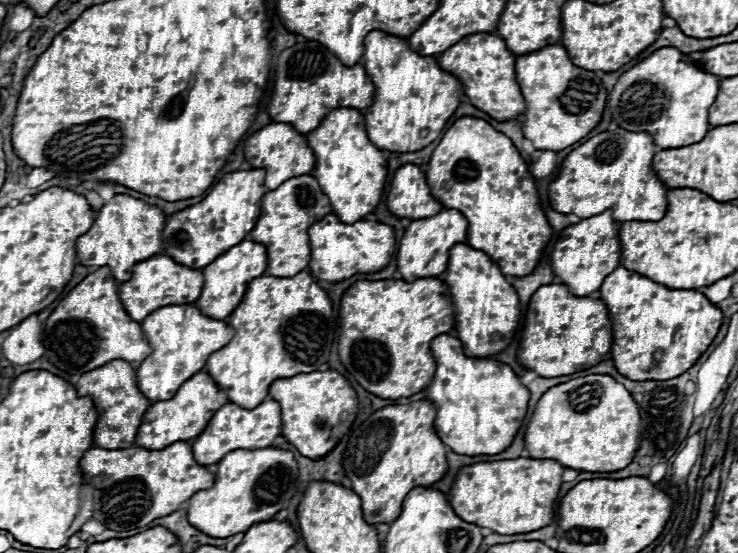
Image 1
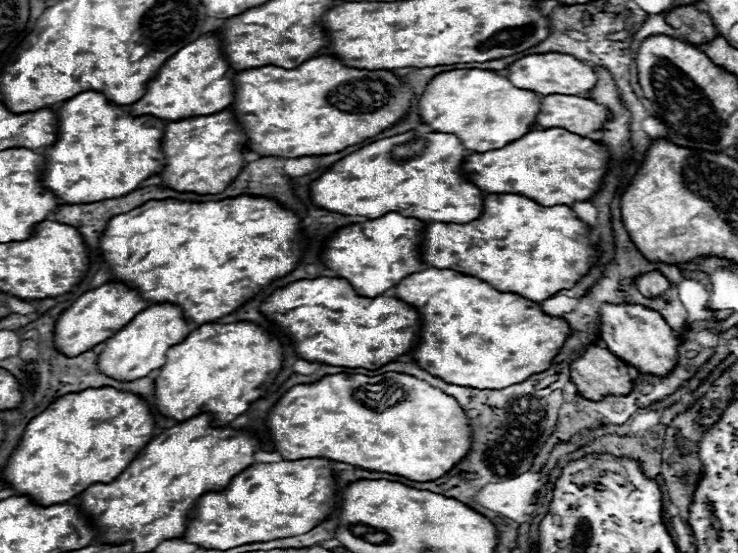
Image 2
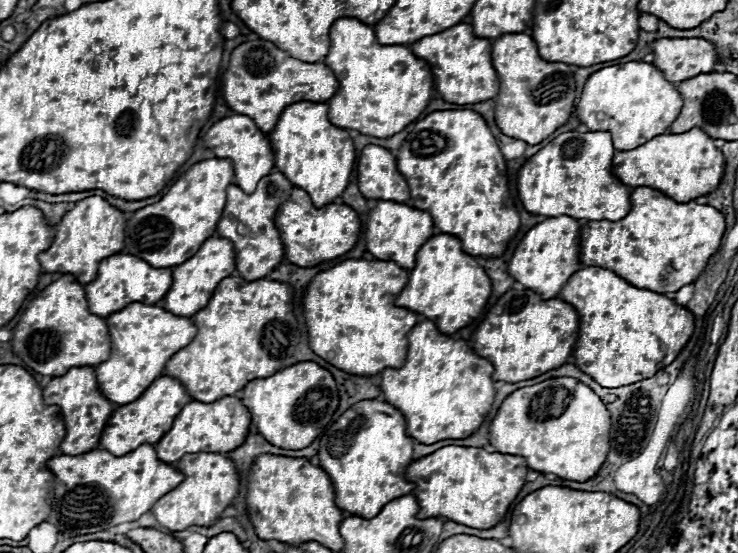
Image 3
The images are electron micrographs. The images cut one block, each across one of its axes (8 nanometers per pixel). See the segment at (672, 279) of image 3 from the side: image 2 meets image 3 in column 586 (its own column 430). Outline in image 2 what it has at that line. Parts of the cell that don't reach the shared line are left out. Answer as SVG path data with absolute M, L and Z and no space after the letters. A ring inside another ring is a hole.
M486 194L484 212L480 218L468 224L442 224L430 222L424 226L422 262L426 266L456 270L466 276L474 276L488 282L500 292L512 292L522 298L542 302L554 296L558 290L572 288L588 268L596 262L598 250L588 240L588 226L568 206L540 206L534 200L520 194Z

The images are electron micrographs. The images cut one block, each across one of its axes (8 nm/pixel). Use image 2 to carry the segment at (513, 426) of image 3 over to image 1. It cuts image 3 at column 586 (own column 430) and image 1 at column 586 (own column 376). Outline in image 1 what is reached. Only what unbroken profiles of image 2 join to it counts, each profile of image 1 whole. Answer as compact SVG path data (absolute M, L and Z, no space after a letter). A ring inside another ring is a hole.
M580 376L542 394L526 426L524 444L534 460L556 460L582 472L616 472L626 468L638 450L640 420L634 398L614 378Z

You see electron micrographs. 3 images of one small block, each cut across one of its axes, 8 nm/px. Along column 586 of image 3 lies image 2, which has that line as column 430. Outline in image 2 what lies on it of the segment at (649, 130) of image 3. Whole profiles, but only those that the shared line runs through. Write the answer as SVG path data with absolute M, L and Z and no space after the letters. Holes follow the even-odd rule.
M448 70L434 76L416 98L420 120L436 132L454 134L470 152L486 152L522 138L536 128L540 96L512 86L494 70Z

